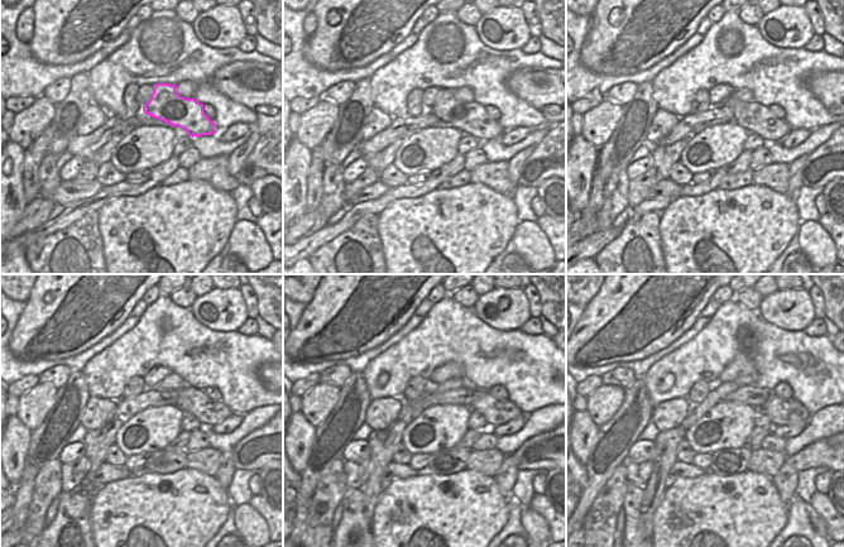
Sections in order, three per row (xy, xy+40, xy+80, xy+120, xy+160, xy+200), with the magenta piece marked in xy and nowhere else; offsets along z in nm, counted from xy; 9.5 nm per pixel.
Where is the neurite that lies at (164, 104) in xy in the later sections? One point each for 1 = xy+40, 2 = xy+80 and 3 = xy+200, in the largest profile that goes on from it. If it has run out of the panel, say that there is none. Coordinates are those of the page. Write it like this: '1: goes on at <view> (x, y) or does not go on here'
1: goes on at xy+40 (469, 116)
2: goes on at xy+80 (754, 118)
3: goes on at xy+200 (782, 411)

